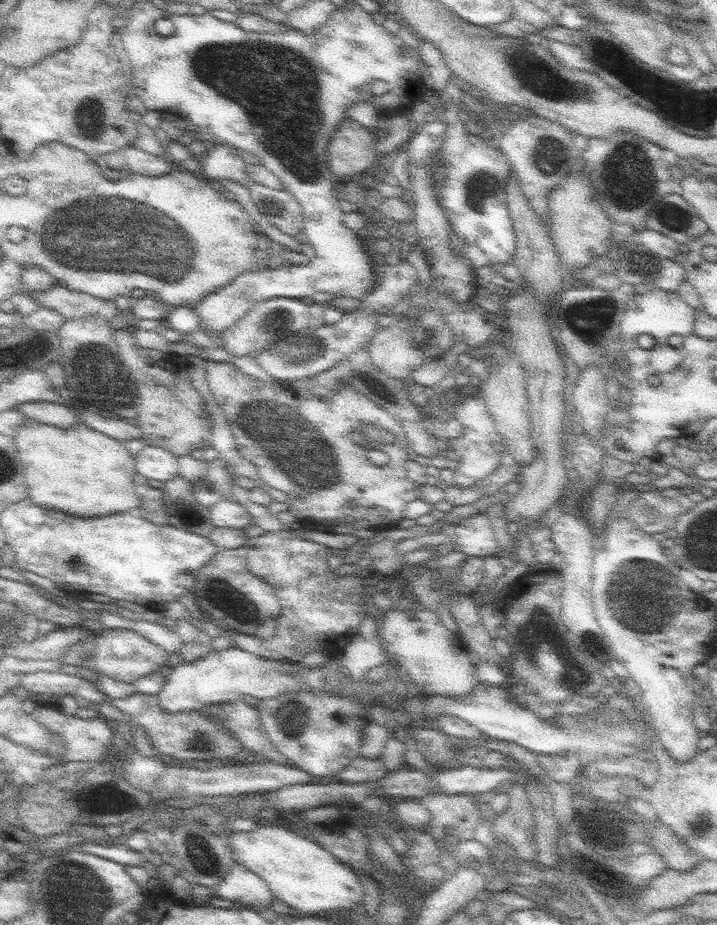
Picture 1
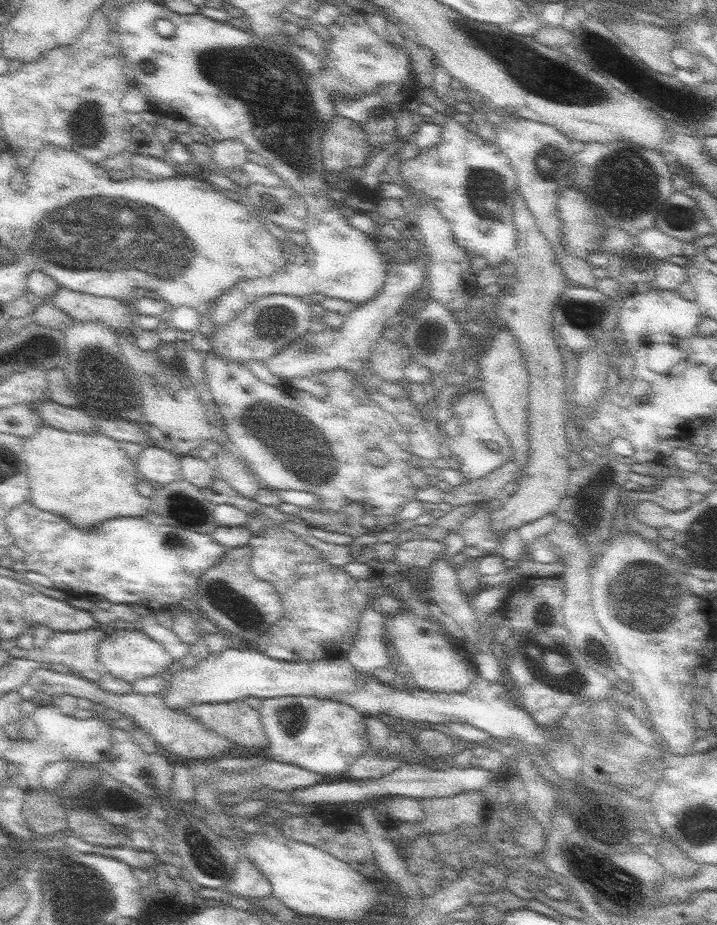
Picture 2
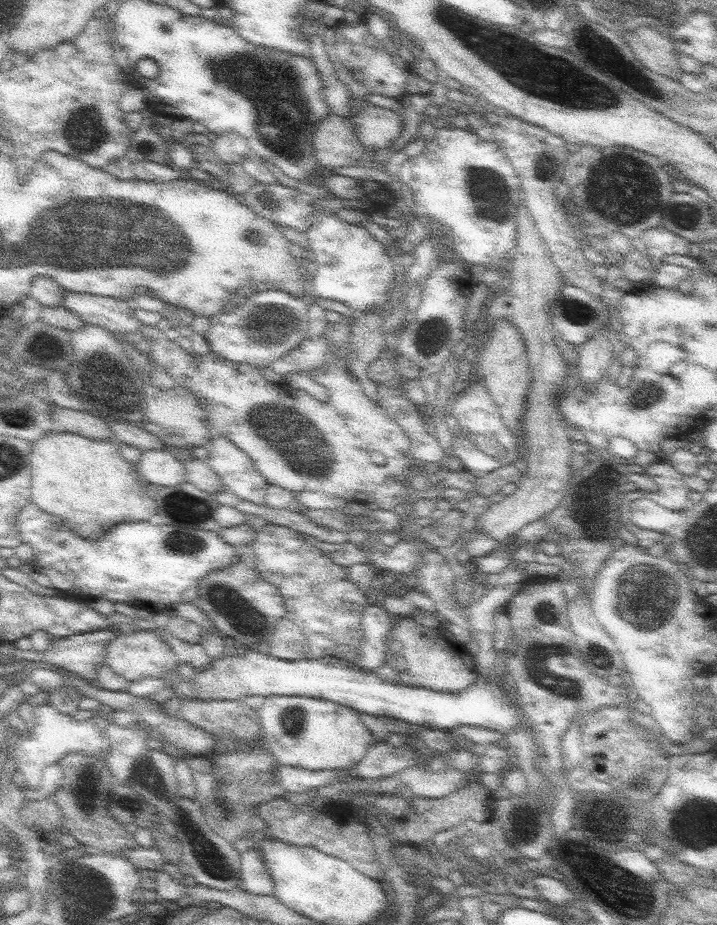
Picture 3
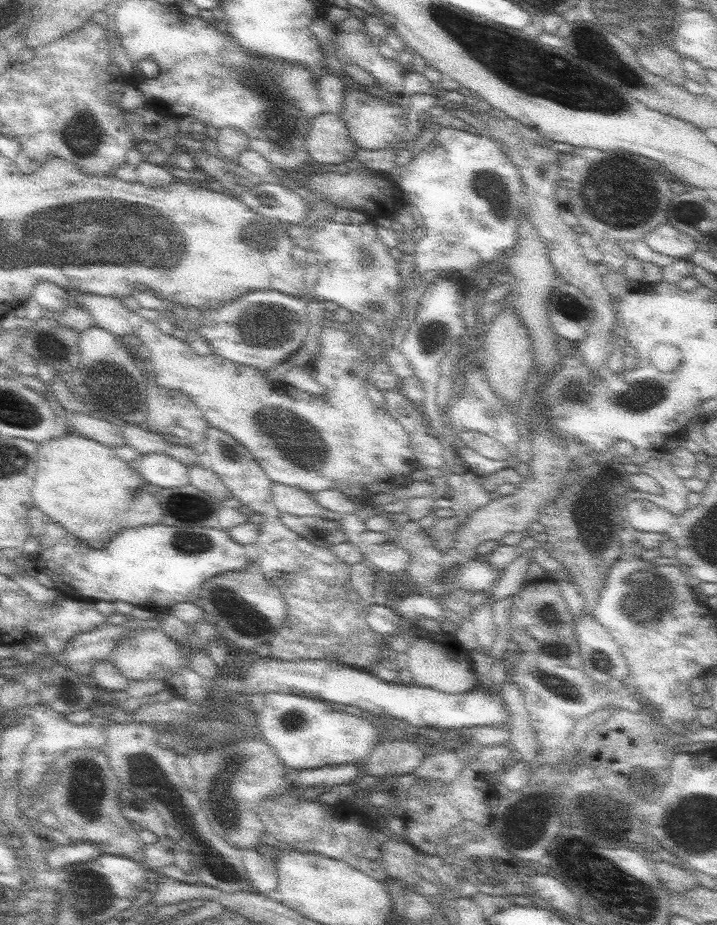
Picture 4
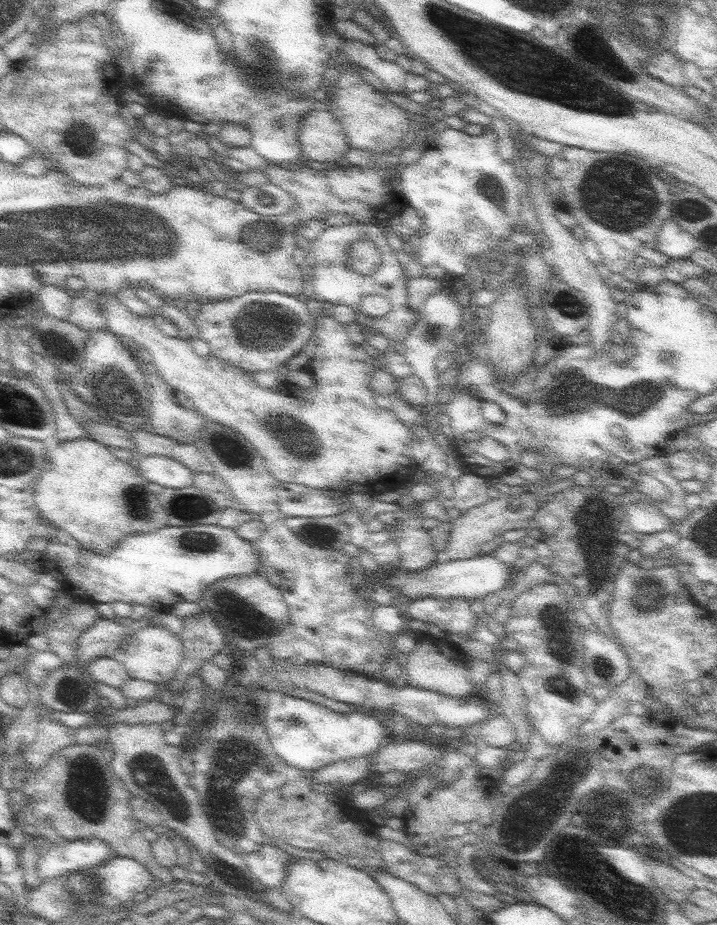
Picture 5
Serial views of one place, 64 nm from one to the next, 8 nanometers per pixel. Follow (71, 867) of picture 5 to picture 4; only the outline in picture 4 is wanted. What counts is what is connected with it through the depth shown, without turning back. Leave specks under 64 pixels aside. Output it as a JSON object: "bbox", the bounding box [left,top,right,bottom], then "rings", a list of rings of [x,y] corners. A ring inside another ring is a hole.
{"bbox":[47,842,99,872],"rings":[[[77,842],[77,844],[69,844],[69,846],[55,846],[49,850],[47,854],[47,864],[53,868],[53,872],[57,872],[59,868],[69,868],[81,862],[89,862],[95,860],[99,856],[99,848],[91,842]]]}

